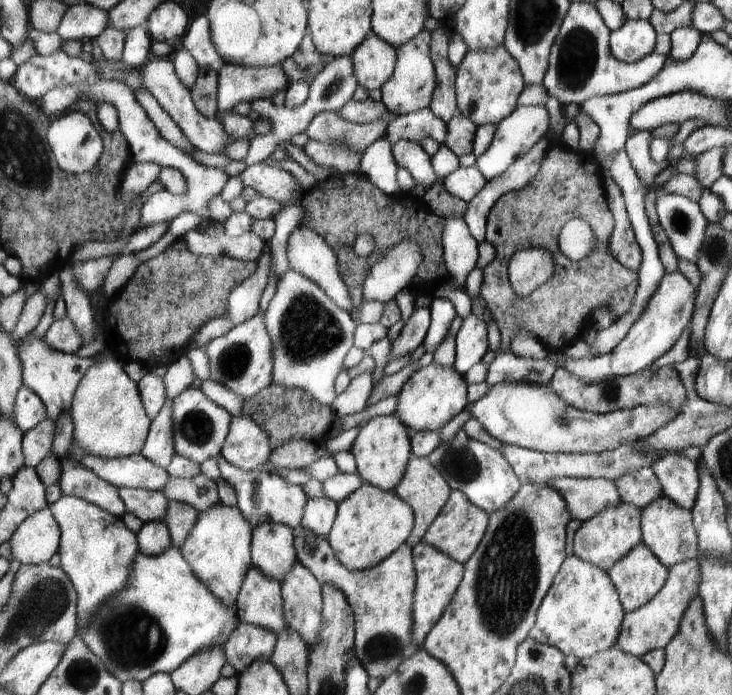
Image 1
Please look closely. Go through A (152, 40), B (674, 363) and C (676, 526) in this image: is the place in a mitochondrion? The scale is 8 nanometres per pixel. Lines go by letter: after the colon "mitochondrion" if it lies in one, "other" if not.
A: other
B: other
C: mitochondrion

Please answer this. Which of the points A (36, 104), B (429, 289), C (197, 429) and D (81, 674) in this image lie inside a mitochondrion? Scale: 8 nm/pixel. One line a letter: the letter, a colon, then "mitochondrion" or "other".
A: other
B: other
C: mitochondrion
D: mitochondrion

